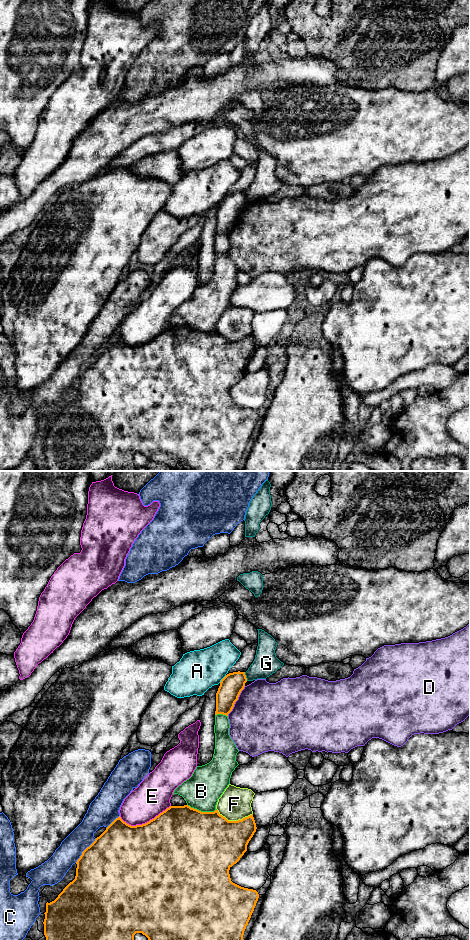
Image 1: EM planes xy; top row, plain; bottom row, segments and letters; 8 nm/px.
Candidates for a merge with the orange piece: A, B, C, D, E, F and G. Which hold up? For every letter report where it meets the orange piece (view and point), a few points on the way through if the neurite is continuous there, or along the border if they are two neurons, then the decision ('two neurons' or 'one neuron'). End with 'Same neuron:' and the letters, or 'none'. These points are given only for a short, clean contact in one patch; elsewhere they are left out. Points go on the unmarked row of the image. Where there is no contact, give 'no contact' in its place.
A: contact xy (222, 199); two neurons
B: contact xy (202, 332); two neurons
C: contact xy (84, 370); two neurons
D: contact xy (236, 220); two neurons
E: contact xy (145, 343); two neurons
F: contact xy (234, 341); two neurons
G: contact xy (245, 196); border xy (244, 192), (247, 200); two neurons
Same neuron: none

